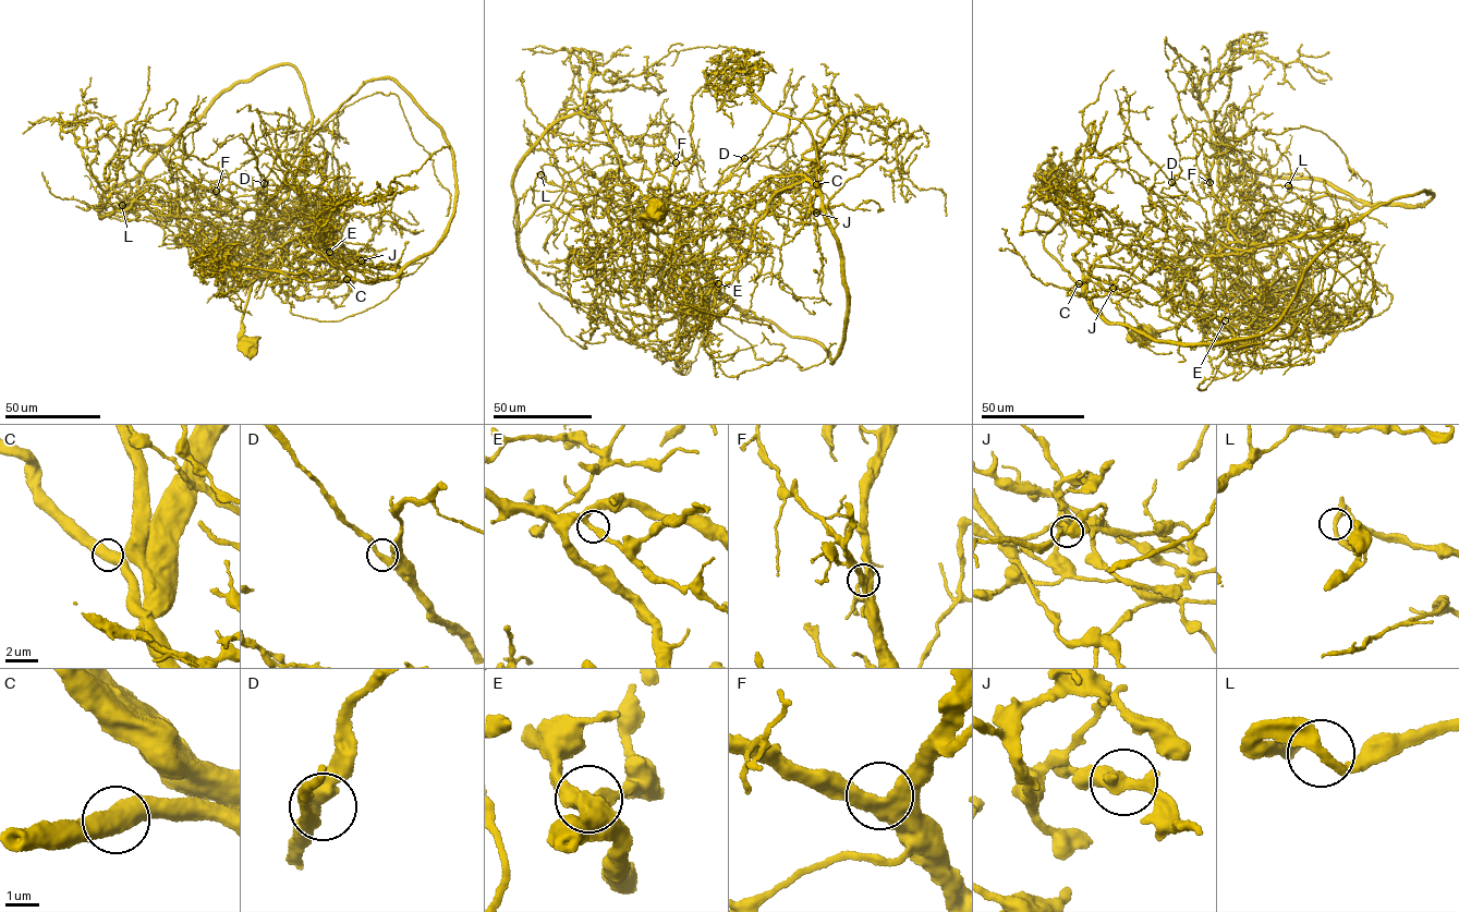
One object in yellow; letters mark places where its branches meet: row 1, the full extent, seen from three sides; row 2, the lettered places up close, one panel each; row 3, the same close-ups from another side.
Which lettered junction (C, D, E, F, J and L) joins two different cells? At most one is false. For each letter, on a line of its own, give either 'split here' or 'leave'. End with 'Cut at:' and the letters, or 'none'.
C: split here
D: leave
E: leave
F: leave
J: leave
L: leave
Cut at: C

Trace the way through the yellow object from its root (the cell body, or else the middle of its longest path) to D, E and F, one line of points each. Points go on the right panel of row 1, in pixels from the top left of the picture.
D: (1146, 337), (1171, 329), (1210, 295), (1217, 252), (1224, 247), (1207, 232), (1208, 221), (1200, 205), (1171, 182)
E: (1146, 337), (1171, 329), (1210, 295), (1217, 254), (1263, 245), (1253, 264), (1271, 302), (1245, 321), (1225, 320)
F: (1146, 337), (1171, 329), (1210, 295), (1217, 252), (1236, 241), (1228, 226), (1229, 214), (1213, 194), (1210, 182)

